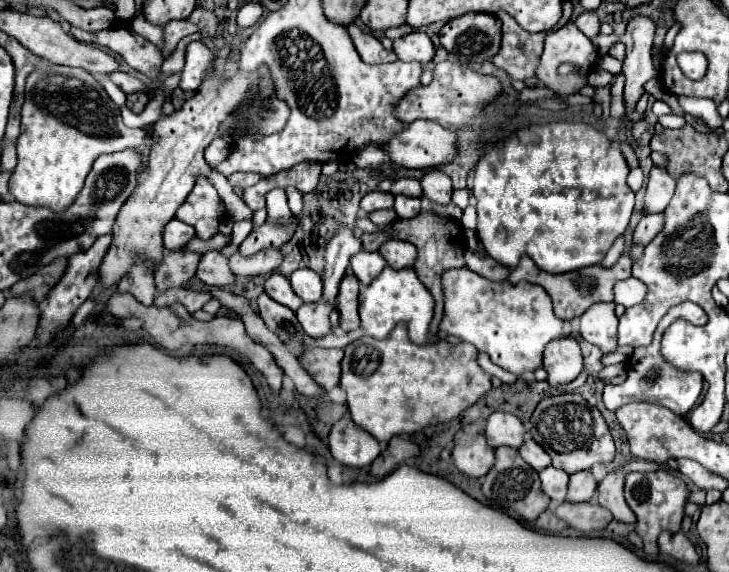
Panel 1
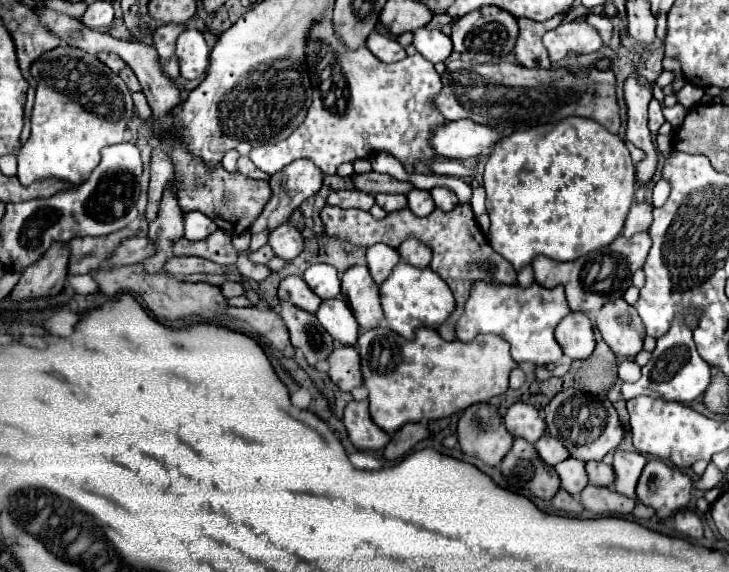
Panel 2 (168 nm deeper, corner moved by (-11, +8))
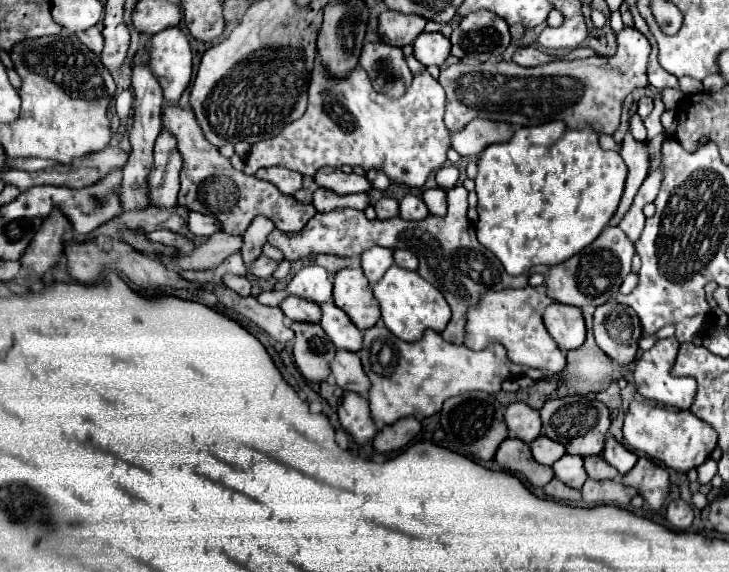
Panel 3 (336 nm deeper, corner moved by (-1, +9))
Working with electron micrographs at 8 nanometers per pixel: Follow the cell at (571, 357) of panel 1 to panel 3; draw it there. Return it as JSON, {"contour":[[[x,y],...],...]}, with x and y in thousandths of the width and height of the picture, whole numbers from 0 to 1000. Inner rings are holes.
{"contour":[[[767,528],[756,531],[745,549],[745,563],[750,580],[772,615],[794,608],[802,598],[802,559],[797,542],[786,535]]]}

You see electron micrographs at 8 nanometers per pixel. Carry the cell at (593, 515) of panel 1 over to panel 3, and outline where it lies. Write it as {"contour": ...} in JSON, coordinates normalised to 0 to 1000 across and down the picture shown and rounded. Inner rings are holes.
{"contour":[[[805,839],[797,853],[797,864],[805,885],[844,881],[857,888],[874,860],[863,850],[855,850],[849,839]]]}

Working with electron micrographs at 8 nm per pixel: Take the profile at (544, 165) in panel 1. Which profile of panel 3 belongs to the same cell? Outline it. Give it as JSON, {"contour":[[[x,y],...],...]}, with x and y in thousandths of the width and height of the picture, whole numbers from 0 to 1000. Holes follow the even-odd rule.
{"contour":[[[770,210],[742,220],[717,220],[701,245],[674,252],[660,266],[652,308],[652,336],[657,346],[654,420],[671,434],[687,455],[695,479],[704,483],[720,479],[739,462],[759,465],[772,458],[808,430],[835,392],[849,360],[857,311],[860,290],[855,276],[849,266],[827,262],[822,255],[822,234],[811,220],[791,227]]]}

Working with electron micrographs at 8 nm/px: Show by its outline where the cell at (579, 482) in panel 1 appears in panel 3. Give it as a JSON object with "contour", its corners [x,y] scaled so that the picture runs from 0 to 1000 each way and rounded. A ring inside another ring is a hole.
{"contour":[[[808,797],[802,804],[802,825],[813,839],[841,839],[846,832],[846,822],[835,815],[824,797]]]}

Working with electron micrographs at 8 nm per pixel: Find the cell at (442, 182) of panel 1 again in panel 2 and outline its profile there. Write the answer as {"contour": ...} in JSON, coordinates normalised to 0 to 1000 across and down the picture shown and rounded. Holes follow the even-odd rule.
{"contour":[[[594,327],[594,330],[591,330],[591,341],[594,341],[597,358],[599,358],[602,365],[608,365],[608,369],[619,369],[619,365],[624,365],[624,358],[630,355],[627,341],[624,341],[621,334],[610,330],[610,327]]]}

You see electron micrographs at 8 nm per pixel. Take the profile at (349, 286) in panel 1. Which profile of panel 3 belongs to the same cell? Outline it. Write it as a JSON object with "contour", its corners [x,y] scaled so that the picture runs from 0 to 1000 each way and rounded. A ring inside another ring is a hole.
{"contour":[[[471,469],[460,479],[457,528],[481,556],[492,577],[512,573],[523,556],[517,524],[512,521],[495,469]]]}

